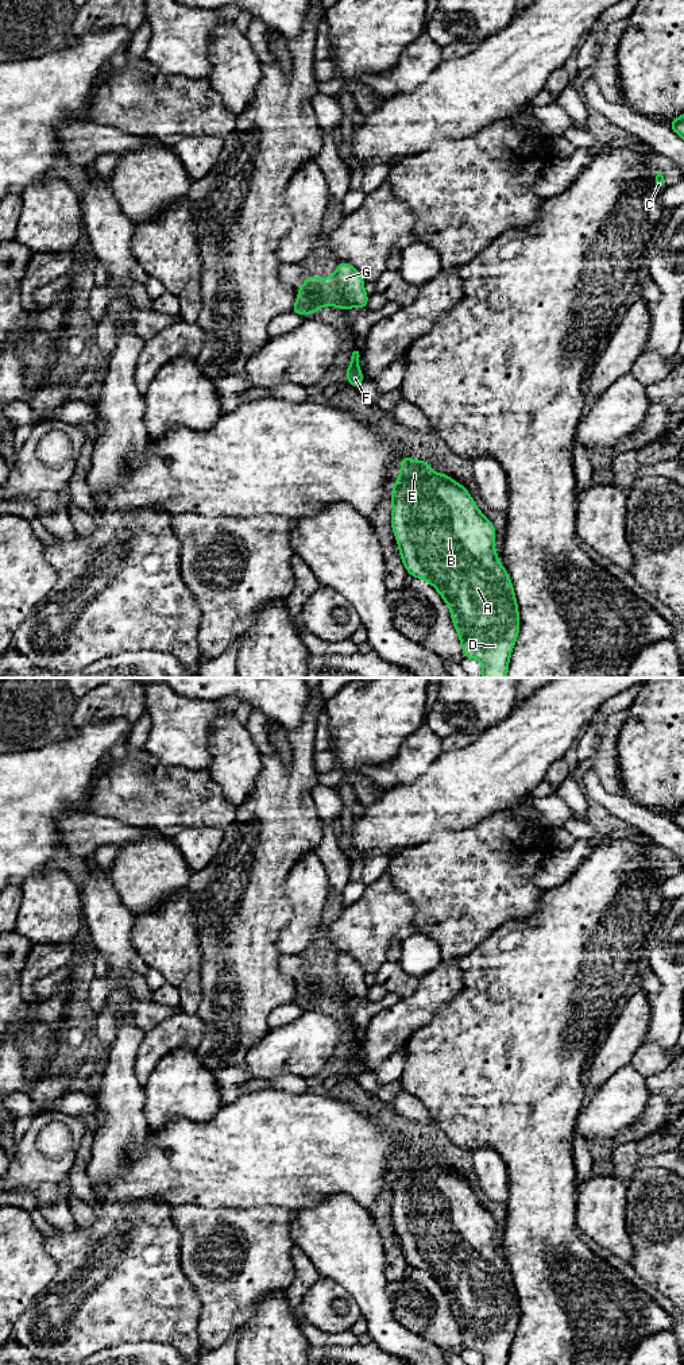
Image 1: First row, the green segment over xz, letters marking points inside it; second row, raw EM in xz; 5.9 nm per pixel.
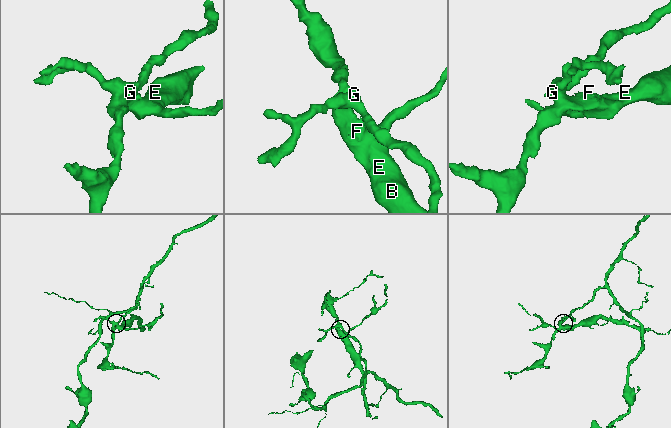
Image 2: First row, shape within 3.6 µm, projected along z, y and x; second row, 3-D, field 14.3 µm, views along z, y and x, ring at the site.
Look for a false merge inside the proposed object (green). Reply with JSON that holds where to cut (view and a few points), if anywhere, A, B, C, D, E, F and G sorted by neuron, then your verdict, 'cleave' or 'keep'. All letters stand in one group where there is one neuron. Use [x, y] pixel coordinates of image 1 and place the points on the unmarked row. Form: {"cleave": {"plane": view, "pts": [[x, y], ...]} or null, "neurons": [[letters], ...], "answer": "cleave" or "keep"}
{"cleave": {"plane": "xz", "pts": [[300, 982], [313, 993], [327, 991]]}, "neurons": [["A", "B", "C", "D", "E", "F"], ["G"]], "answer": "cleave"}

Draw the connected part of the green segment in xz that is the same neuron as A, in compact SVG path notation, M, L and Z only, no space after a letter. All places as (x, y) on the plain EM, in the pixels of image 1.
M409 1145L402 1150L390 1191L391 1221L402 1256L413 1269L429 1273L447 1293L464 1349L480 1351L483 1365L507 1365L519 1323L519 1304L510 1268L498 1252L492 1214L480 1204L463 1176L433 1164L428 1152L417 1153Z

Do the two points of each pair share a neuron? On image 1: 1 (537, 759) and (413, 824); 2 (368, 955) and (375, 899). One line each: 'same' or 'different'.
1: same
2: same

